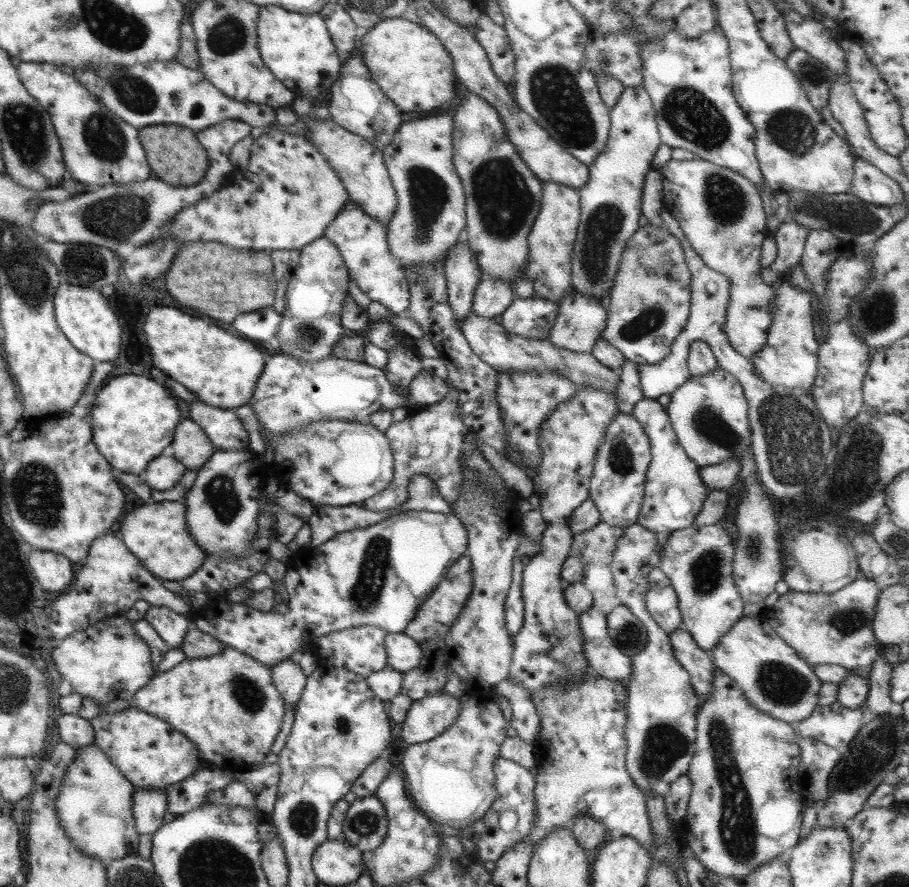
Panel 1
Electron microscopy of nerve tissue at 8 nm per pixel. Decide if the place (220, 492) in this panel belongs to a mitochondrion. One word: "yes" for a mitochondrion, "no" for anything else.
yes

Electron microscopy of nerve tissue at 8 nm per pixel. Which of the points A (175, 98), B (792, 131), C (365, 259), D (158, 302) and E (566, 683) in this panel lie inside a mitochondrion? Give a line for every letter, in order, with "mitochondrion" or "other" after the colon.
A: mitochondrion
B: mitochondrion
C: other
D: other
E: other

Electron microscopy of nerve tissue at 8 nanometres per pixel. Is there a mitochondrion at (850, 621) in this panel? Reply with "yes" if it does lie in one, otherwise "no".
yes

